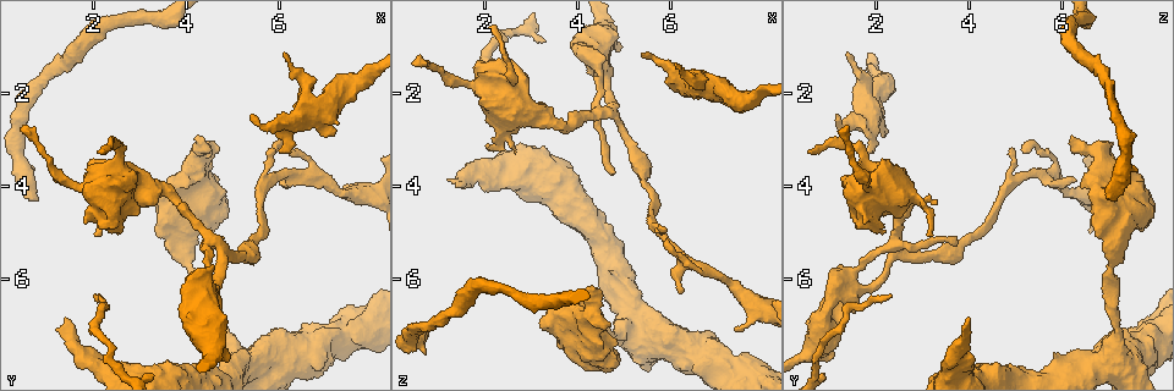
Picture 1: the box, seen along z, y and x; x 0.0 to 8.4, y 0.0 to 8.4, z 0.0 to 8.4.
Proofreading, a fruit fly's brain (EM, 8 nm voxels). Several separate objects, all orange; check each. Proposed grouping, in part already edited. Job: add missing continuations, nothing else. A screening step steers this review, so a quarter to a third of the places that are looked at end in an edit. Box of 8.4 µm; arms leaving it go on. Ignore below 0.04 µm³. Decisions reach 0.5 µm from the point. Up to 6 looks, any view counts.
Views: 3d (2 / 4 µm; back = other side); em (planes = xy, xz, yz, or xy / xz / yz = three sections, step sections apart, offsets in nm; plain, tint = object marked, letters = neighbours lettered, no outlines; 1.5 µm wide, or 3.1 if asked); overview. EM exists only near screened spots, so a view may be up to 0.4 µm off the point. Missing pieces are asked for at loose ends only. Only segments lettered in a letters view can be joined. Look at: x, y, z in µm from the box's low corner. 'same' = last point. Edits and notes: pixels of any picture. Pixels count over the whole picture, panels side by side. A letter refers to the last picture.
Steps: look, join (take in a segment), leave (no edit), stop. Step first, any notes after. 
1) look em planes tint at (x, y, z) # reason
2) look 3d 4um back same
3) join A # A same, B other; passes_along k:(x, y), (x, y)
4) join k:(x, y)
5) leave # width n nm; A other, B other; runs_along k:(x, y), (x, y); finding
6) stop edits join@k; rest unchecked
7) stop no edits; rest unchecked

look 3d 2um at (0.75, 4.25, 7.10) # an open end

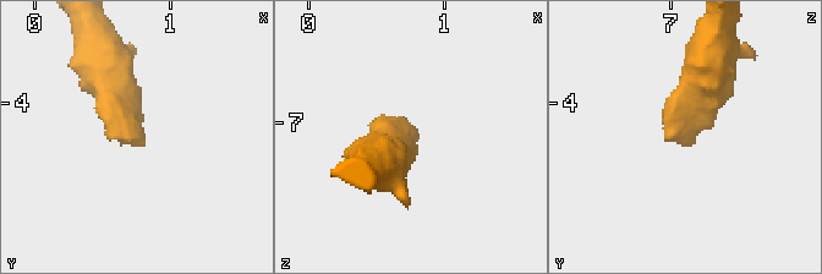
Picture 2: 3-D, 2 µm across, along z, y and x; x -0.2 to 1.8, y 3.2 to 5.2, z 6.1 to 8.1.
look em xy step 4 letters at (0.78, 4.30, 7.08)

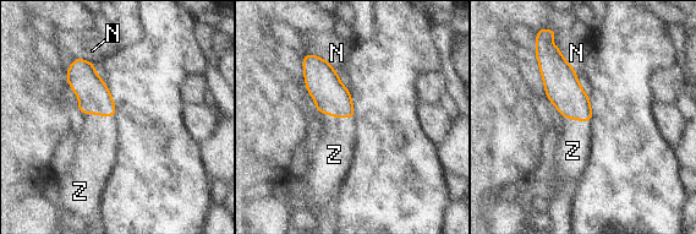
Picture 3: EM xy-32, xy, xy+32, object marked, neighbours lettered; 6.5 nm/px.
join 3:(97, 152) # longest_contact Z 220 nm; N other, Z same; passes_along 3:(94, 97), (99, 115), (97, 152); it goes on there

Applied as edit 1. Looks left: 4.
look overview

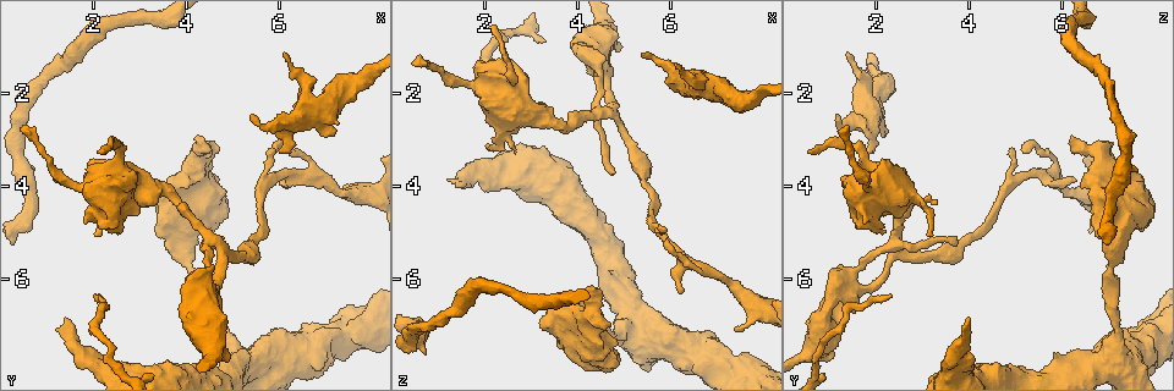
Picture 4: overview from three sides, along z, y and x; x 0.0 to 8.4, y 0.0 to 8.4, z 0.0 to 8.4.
look em planes letters at (3.45, 5.10, 6.75) # free end

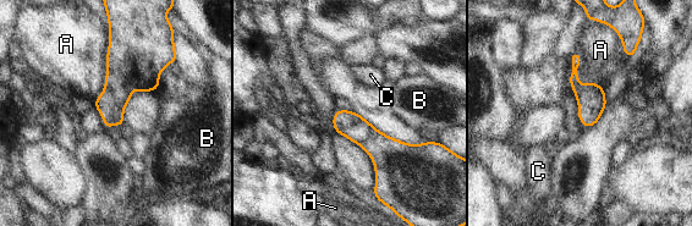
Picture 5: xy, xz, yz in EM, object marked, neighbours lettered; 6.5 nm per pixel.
leave # A other, B other, C other; no lettered segment goes on from it

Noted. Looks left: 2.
look em planes tint at (6.20, 3.80, 6.30) # branch stops here

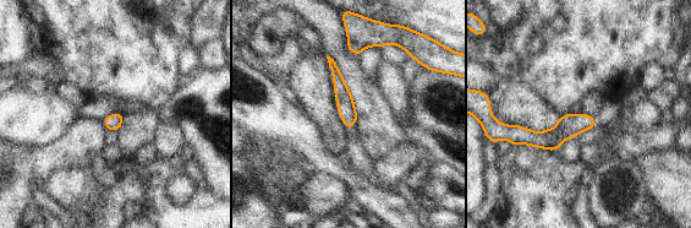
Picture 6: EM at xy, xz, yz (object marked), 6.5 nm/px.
look em planes letters same # see the neighbours

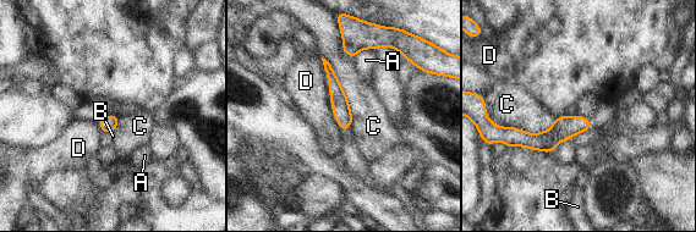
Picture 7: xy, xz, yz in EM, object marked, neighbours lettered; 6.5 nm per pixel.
leave # width 100 nm; A other, B other, C other, D other; none of them fits

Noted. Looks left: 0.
stop edits join@3; rest unchecked

